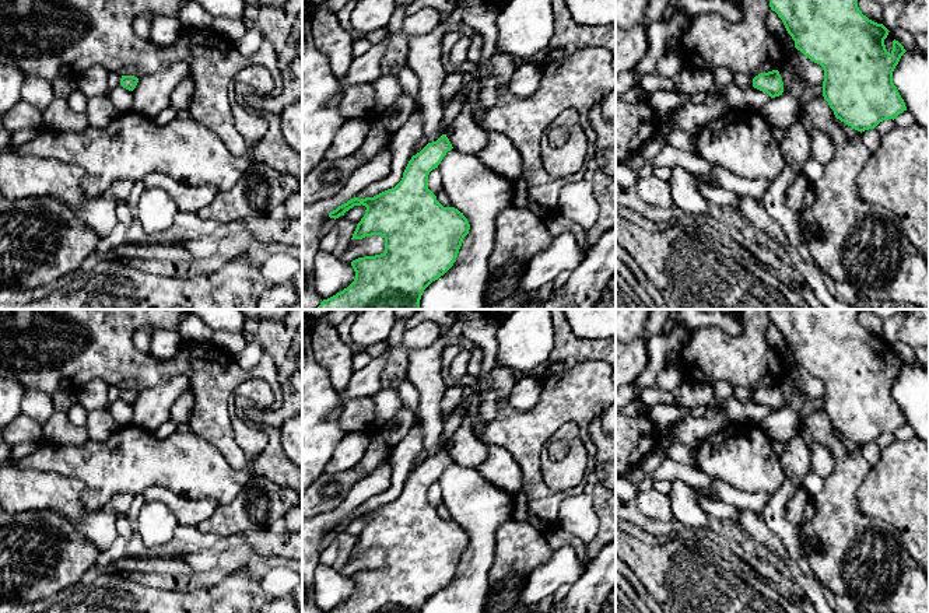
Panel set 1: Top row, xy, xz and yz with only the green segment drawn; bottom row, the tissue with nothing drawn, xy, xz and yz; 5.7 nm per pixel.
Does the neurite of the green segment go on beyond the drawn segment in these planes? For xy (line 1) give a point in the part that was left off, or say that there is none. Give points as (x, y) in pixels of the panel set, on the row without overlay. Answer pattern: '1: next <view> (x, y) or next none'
1: next none

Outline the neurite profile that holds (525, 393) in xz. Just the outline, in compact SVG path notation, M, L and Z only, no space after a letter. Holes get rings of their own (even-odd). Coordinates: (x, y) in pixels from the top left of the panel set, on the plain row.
M530 376L516 379L509 396L511 407L519 411L529 411L537 403L541 395L541 386L540 379Z

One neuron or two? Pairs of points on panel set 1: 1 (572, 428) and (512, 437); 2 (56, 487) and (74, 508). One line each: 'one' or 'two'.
1: two
2: one

